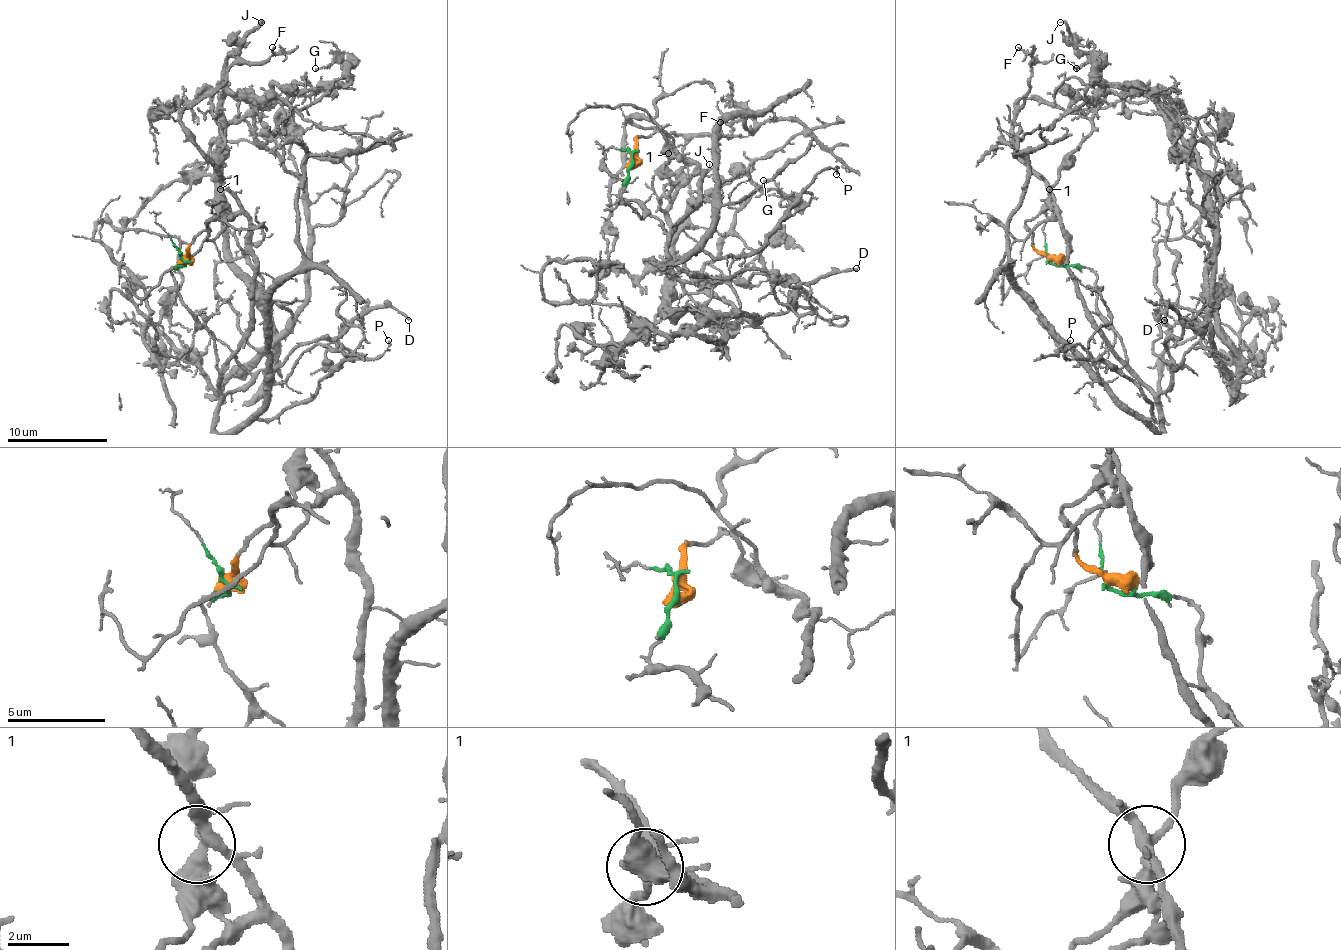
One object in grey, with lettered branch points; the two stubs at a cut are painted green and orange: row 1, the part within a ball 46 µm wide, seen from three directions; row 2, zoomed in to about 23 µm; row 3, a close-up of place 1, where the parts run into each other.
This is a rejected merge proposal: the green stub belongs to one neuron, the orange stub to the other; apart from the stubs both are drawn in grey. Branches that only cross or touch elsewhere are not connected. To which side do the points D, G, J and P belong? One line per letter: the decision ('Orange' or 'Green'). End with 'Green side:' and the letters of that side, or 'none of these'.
D: Green
G: Orange
J: Orange
P: Green
Green side: D, P

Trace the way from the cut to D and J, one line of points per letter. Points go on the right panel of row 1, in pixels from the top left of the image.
D: (1053, 263), (1093, 273), (1096, 313), (1159, 394), (1174, 369), (1166, 341), (1181, 336), (1169, 306), (1164, 321)
J: (1056, 263), (1035, 248), (1025, 222), (1056, 182), (1058, 167), (1081, 142), (1106, 87), (1061, 21)

